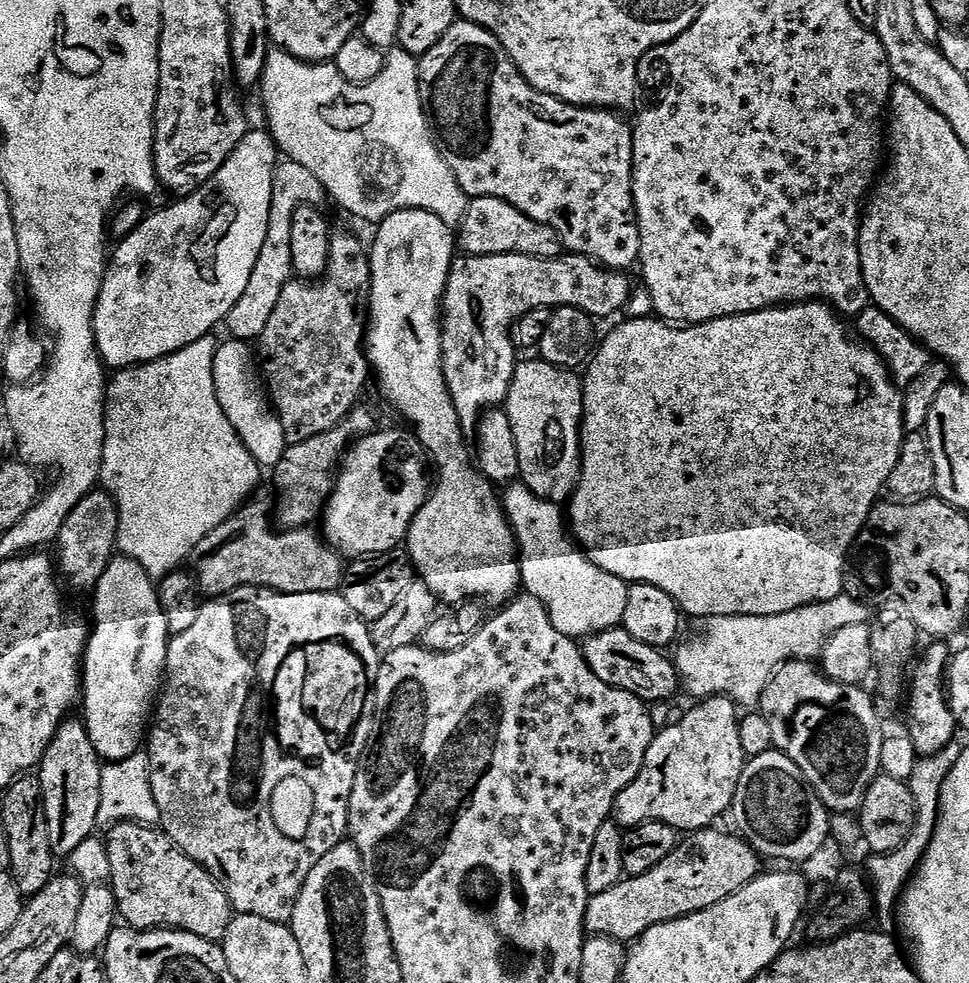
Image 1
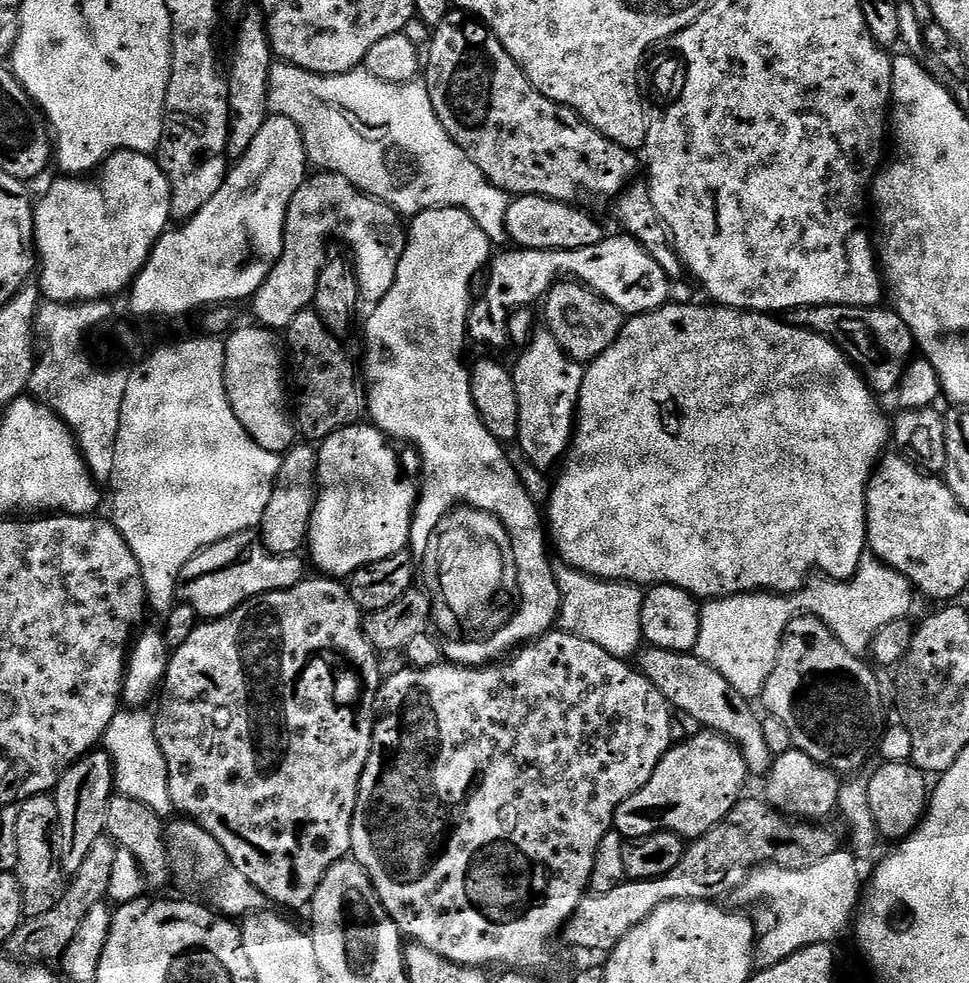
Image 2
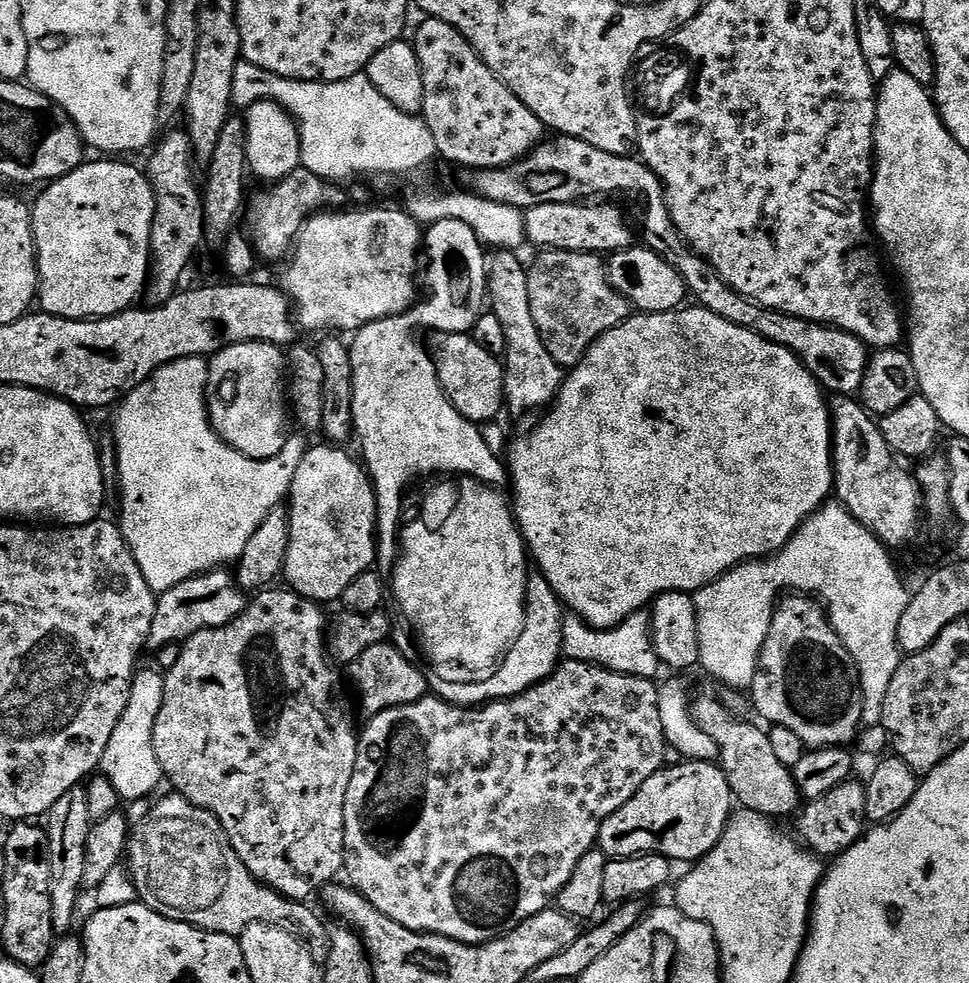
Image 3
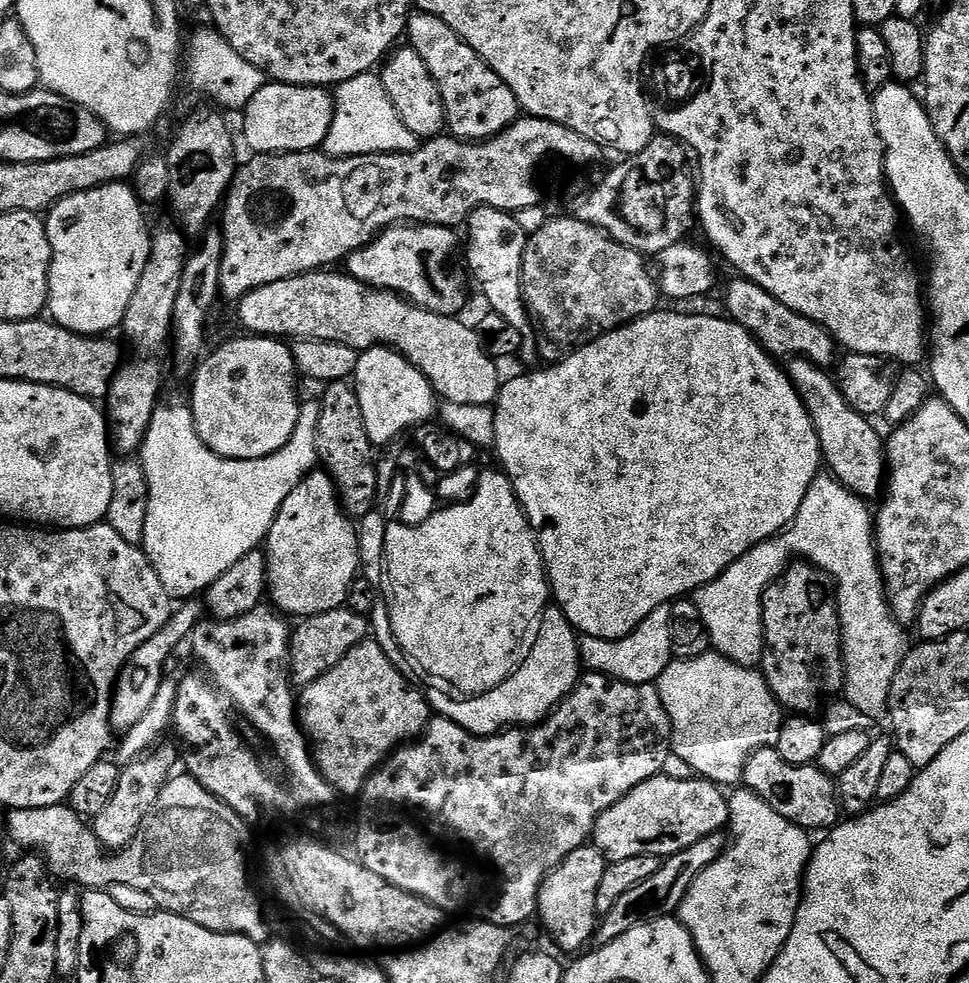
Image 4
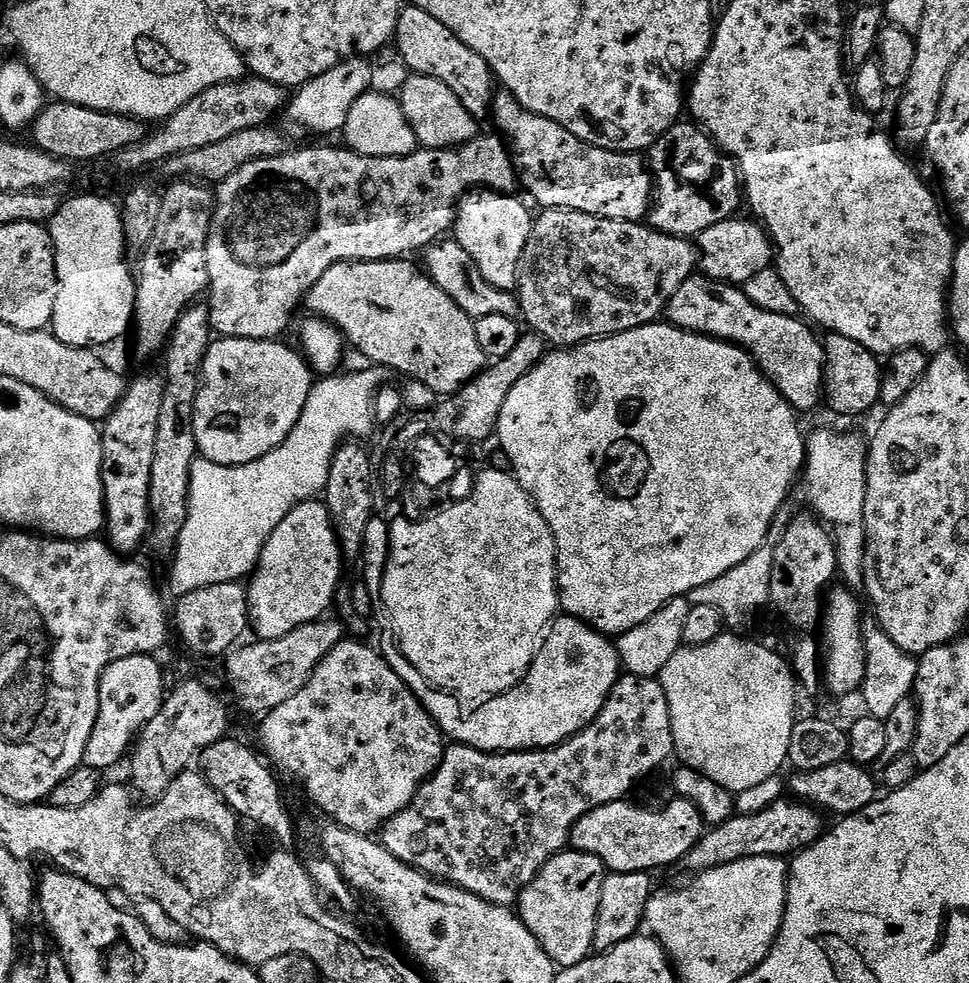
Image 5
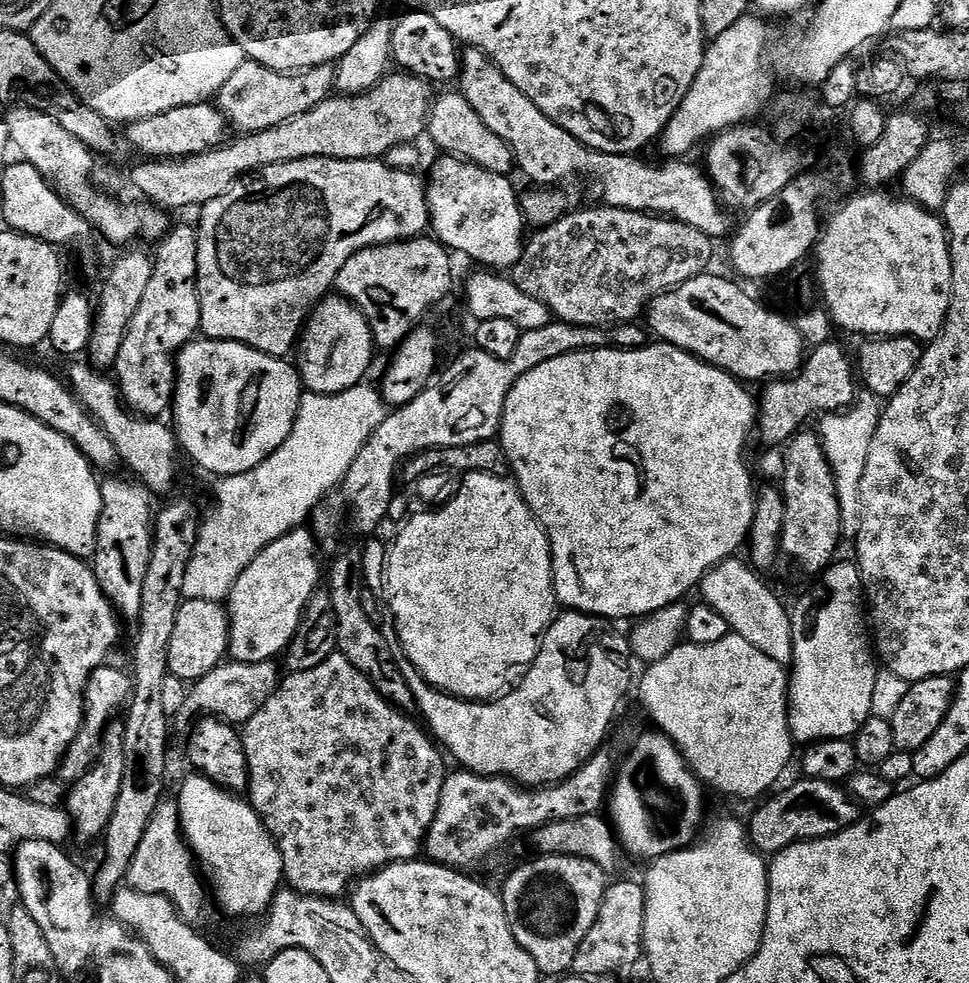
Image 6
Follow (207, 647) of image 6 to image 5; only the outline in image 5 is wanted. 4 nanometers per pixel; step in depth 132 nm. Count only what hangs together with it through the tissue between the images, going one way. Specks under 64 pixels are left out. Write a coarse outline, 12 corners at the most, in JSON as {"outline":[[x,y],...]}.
{"outline":[[231,580],[179,597],[174,632],[220,656],[249,631],[248,590]]}

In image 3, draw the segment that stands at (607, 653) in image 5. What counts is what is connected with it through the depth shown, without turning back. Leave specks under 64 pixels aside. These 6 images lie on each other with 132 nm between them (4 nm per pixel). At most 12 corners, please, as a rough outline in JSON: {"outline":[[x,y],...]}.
{"outline":[[529,575],[524,629],[501,660],[436,660],[429,689],[452,704],[489,701],[547,680],[564,656],[565,605]]}

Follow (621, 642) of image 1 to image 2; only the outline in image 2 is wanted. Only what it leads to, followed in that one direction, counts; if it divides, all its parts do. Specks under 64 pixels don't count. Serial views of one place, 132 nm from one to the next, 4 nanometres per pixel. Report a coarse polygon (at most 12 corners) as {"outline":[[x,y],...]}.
{"outline":[[639,653],[677,713],[731,741],[753,777],[774,753],[763,723],[695,654]]}

